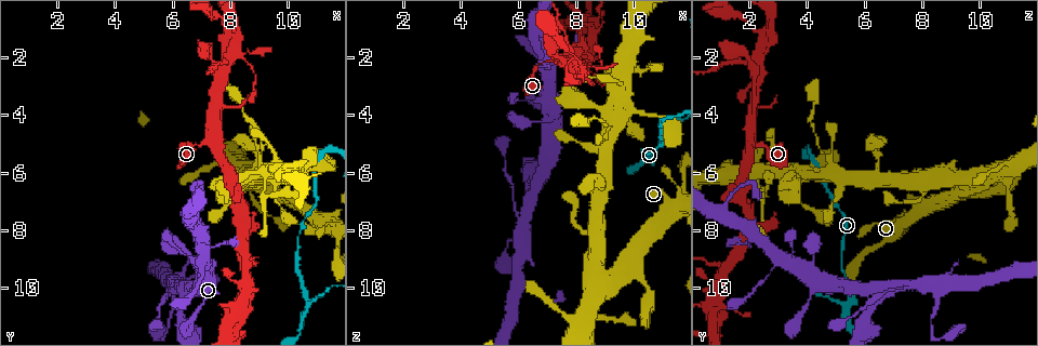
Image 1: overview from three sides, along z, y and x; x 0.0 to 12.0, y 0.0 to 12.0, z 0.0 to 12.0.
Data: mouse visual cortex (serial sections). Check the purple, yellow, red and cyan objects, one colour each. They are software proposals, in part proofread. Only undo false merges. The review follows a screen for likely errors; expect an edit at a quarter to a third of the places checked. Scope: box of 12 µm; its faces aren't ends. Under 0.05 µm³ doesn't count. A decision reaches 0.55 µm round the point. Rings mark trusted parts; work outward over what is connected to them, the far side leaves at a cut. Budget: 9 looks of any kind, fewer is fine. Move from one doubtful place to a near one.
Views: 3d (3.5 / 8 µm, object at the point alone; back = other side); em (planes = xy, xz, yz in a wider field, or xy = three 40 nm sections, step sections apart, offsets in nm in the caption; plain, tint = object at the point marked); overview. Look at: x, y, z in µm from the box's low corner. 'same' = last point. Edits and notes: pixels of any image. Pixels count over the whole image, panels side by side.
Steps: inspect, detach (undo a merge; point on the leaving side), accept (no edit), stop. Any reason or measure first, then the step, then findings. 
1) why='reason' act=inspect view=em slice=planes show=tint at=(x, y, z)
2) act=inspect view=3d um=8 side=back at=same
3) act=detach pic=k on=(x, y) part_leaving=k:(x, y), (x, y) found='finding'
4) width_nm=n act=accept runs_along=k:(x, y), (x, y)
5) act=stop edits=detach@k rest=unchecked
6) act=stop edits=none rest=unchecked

why='abrupt turn' act=inspect view=3d um=3.5 at=(6.0, 10.0, 7.4)

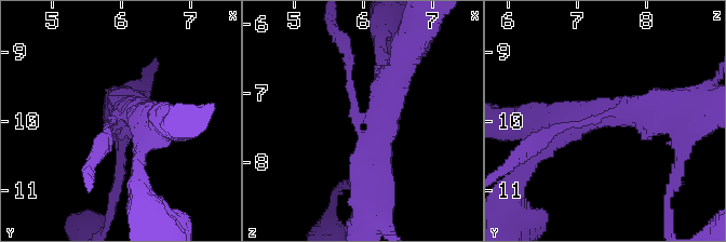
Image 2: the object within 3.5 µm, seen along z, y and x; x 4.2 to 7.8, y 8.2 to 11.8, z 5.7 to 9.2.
arms=3 arm_widths_nm=150,450,500 why='need the tissue' act=inspect view=em slice=planes show=tint at=(6.00, 9.90, 7.35)

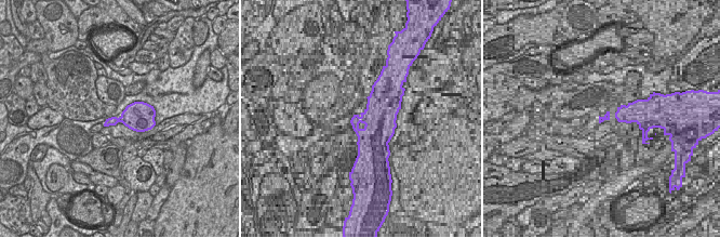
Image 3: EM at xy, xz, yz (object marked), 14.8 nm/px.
width_nm=400 act=accept runs_along=2:(398, 75), (380, 119), (361, 119), (348, 55) found='continuous, no second cell'

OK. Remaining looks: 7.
why='three-way junction' act=inspect view=3d um=8 at=(10.7, 10.5, 5.4)

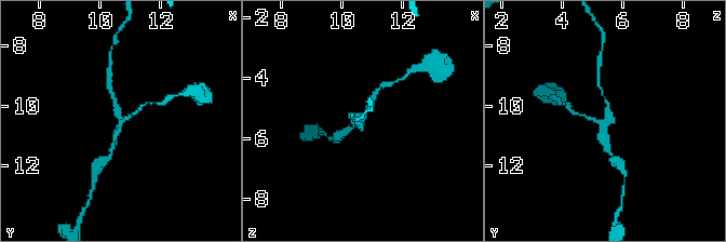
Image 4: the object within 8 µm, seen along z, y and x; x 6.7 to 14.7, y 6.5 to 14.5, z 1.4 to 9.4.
arms=3 arm_widths_nm=150,150,200 why='now the EM' act=inspect view=em slice=xy step=5 show=tint at=(10.7, 10.4, 5.4)

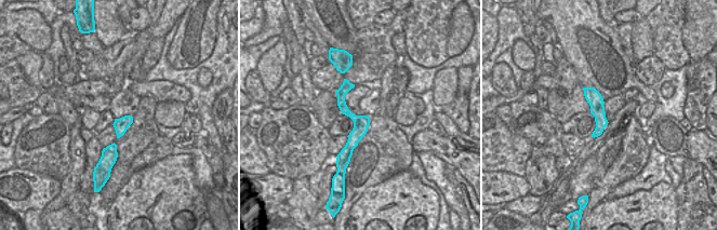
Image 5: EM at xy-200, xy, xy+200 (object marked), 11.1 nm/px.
act=accept runs_along=4:(603, 95), (606, 148) found='continuous, no second cell'

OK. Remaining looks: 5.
why='sharp bend' act=inspect view=em slice=xy step=1 show=tint at=(9.2, 6.8, 2.5)

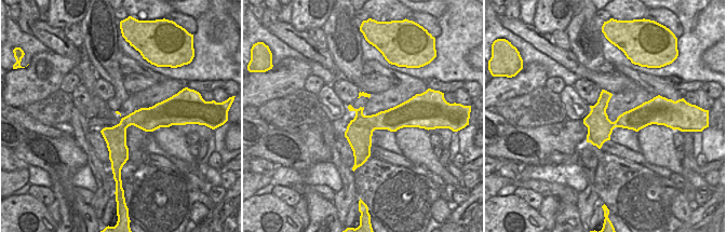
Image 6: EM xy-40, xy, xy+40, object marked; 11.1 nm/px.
act=inspect view=3d um=3.5 at=same

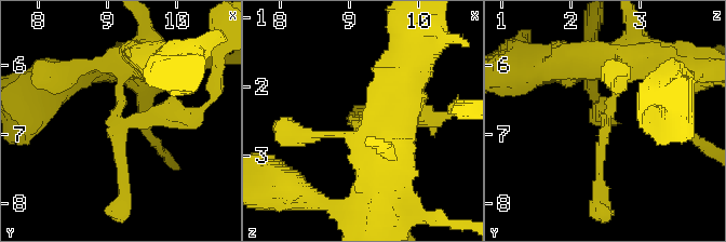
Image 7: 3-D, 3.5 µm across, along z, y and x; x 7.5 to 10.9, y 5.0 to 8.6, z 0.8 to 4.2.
act=accept runs_along=6:(167, 113), (131, 119), (113, 165) found='all the same cell'

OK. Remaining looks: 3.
why='four or more arms meet' act=inspect view=3d um=3.5 at=(8.0, 2.2, 2.2)

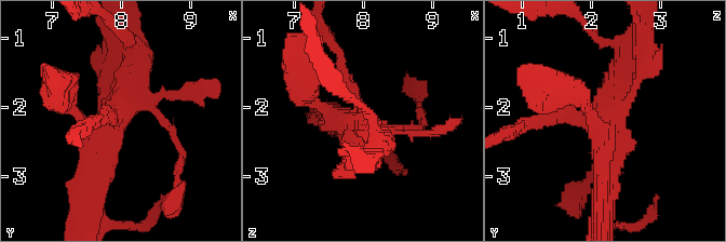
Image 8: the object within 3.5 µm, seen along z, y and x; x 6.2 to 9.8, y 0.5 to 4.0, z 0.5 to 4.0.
why='now the EM' act=inspect view=em slice=planes show=tint at=(7.90, 2.20, 2.25)

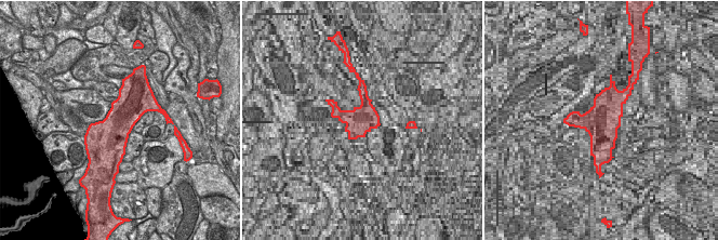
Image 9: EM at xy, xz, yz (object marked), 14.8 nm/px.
act=accept runs_along=8:(93, 189), (136, 56) found='continuous, no second cell'

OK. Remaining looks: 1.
act=stop edits=none rest=unchecked

